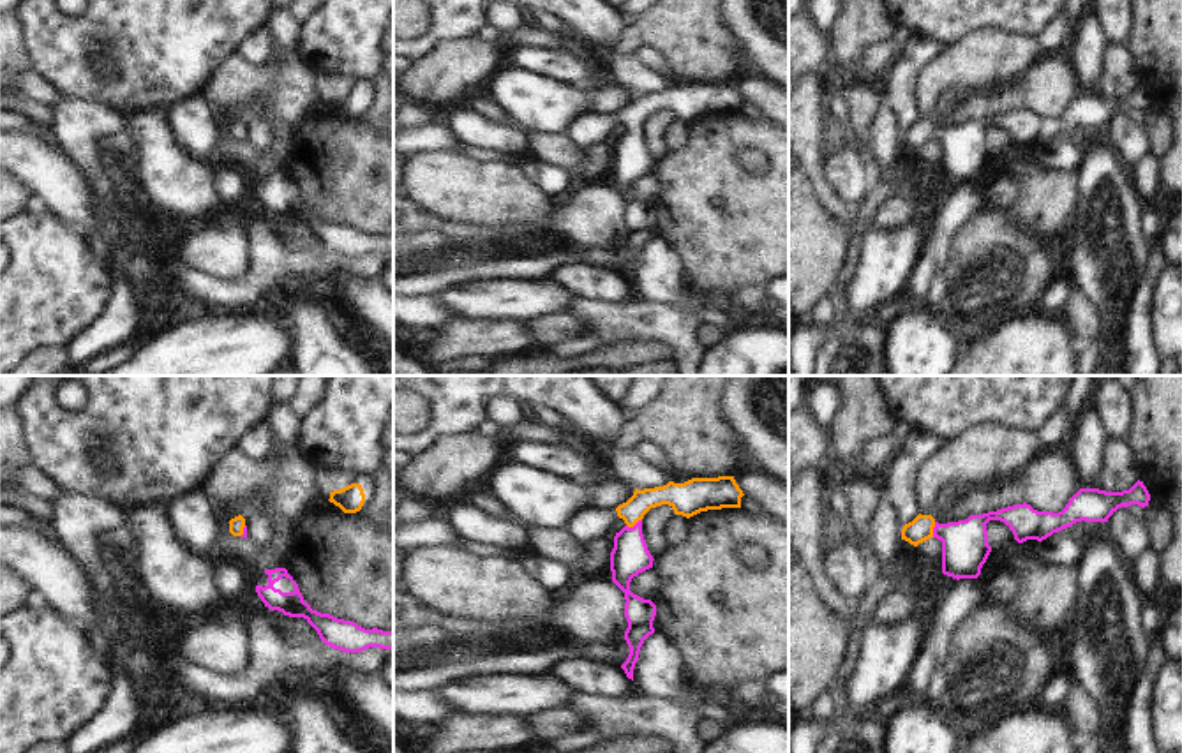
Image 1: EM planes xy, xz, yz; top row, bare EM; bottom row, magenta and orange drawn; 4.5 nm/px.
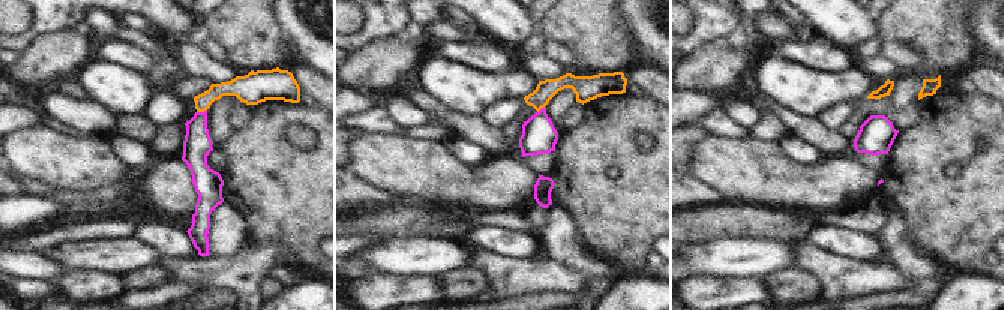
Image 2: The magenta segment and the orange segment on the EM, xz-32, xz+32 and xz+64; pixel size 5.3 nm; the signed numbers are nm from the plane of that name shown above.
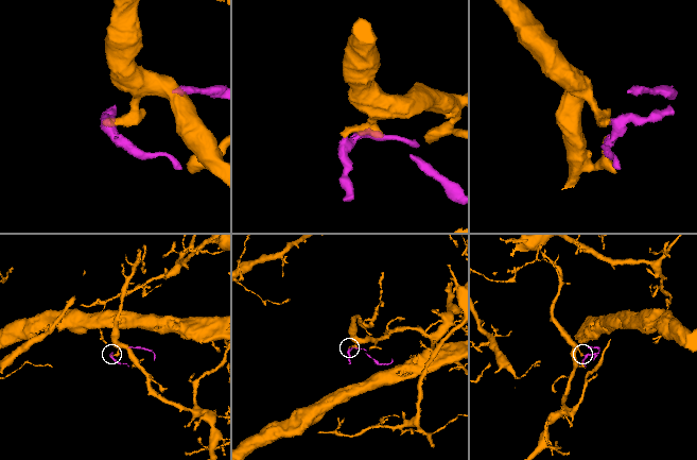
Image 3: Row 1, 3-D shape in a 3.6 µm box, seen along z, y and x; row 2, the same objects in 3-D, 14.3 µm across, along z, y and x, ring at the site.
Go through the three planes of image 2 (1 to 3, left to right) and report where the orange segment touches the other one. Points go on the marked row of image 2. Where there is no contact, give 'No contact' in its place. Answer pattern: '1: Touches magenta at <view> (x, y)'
1: Touches magenta at xz-32 (201, 113)
2: Touches magenta at xz+32 (541, 110)
3: No contact.

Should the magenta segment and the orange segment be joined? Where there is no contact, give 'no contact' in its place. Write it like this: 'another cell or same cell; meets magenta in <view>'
same cell; meets magenta in xz

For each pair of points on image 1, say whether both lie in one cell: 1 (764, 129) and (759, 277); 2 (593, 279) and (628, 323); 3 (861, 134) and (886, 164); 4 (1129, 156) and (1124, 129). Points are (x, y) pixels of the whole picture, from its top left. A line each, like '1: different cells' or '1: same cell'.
1: same cell
2: different cells
3: different cells
4: same cell

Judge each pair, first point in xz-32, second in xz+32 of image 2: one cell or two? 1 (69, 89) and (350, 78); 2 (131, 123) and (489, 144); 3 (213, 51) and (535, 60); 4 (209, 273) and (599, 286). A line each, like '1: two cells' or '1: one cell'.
1: two cells
2: one cell
3: two cells
4: two cells

